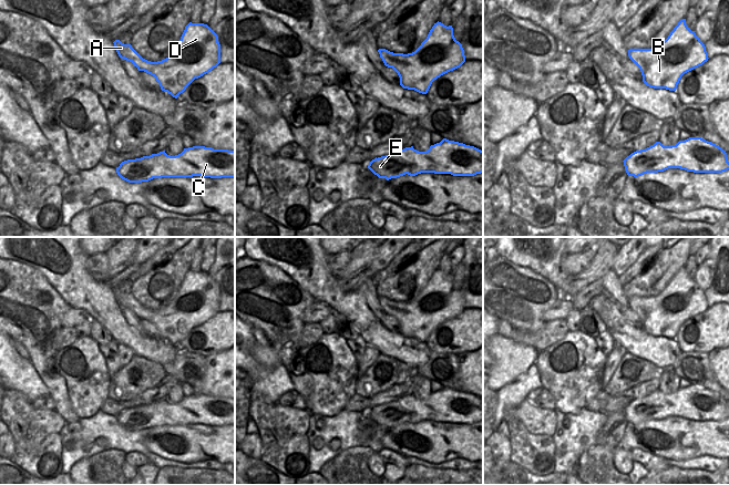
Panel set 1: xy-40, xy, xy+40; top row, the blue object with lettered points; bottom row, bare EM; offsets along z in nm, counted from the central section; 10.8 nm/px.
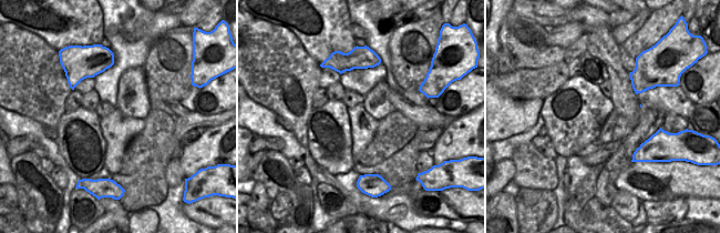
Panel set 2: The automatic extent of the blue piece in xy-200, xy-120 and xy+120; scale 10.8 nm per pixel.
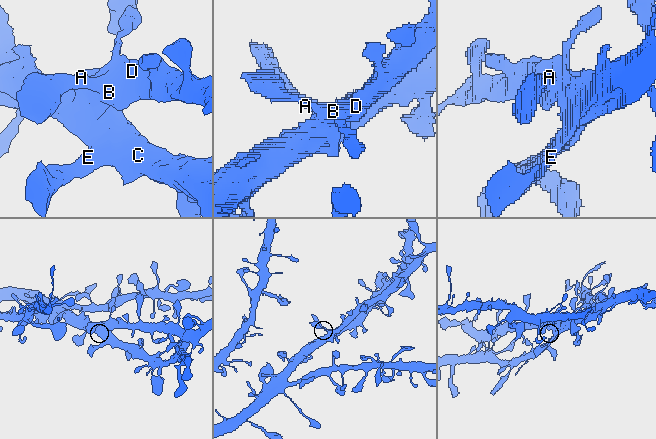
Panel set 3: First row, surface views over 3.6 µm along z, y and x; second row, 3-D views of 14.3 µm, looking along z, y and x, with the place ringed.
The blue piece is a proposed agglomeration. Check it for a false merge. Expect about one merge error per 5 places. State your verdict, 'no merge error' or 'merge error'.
no merge error

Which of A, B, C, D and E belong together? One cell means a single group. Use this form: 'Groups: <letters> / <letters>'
Groups: A B C D E

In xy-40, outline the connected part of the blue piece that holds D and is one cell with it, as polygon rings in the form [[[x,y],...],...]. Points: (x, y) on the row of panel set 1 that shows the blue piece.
[[[189,22],[177,48],[166,59],[151,62],[143,59],[131,44],[114,42],[121,59],[130,61],[138,71],[155,78],[161,90],[177,99],[195,80],[220,63],[220,44],[217,34],[204,23]]]

